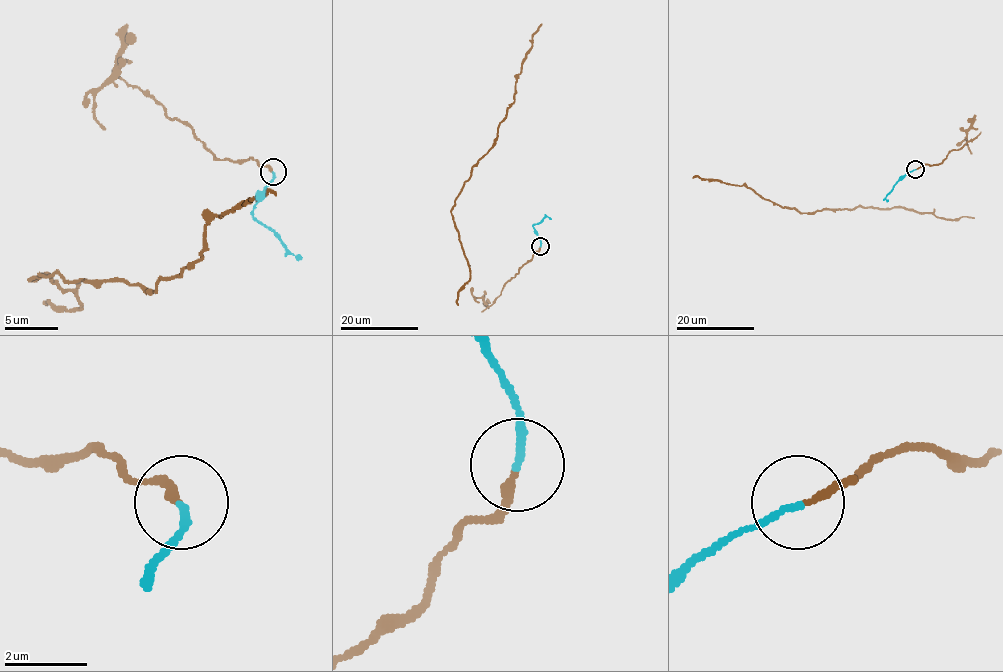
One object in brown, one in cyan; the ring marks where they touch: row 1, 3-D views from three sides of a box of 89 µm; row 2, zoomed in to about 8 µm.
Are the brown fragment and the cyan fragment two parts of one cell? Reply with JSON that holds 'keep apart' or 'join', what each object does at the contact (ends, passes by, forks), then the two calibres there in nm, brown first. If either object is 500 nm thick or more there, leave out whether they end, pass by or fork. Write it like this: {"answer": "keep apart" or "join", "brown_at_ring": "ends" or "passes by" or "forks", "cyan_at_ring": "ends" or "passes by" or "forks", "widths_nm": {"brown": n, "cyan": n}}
{"answer": "join", "brown_at_ring": "ends", "cyan_at_ring": "ends", "widths_nm": {"brown": 190, "cyan": 170}}

